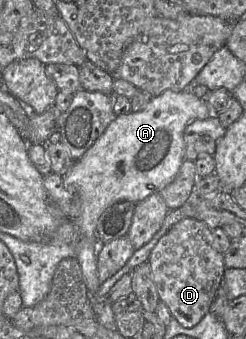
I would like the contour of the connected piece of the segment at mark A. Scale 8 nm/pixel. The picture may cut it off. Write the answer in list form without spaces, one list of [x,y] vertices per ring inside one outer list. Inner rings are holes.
[[[165,90],[163,91],[161,94],[157,95],[157,96],[153,96],[151,97],[151,99],[148,101],[148,103],[145,105],[145,107],[138,111],[138,112],[128,112],[128,113],[125,113],[125,114],[121,114],[121,115],[118,115],[115,117],[115,119],[113,121],[111,121],[111,123],[107,126],[107,128],[104,130],[104,132],[96,139],[96,141],[91,145],[91,147],[77,160],[73,161],[72,165],[70,166],[70,168],[67,170],[67,172],[65,174],[63,174],[63,182],[64,182],[64,185],[65,187],[67,188],[67,190],[70,192],[70,193],[73,193],[74,195],[76,195],[76,197],[78,198],[78,201],[79,201],[79,214],[76,218],[74,219],[68,219],[68,220],[73,220],[76,225],[78,226],[79,228],[79,238],[78,238],[78,241],[77,241],[77,245],[76,245],[76,260],[78,261],[79,265],[80,265],[80,268],[81,268],[81,271],[82,271],[82,275],[84,277],[84,281],[85,281],[85,285],[86,285],[86,288],[87,288],[87,291],[89,292],[89,295],[92,295],[94,294],[95,292],[97,292],[99,286],[100,286],[100,283],[99,283],[99,280],[98,280],[98,276],[97,276],[97,255],[99,253],[99,251],[102,249],[102,245],[103,243],[101,243],[100,241],[97,240],[97,233],[96,233],[96,226],[97,226],[97,221],[100,217],[100,215],[103,213],[103,211],[111,204],[115,203],[115,202],[118,202],[118,201],[132,201],[134,203],[137,203],[138,201],[141,201],[143,199],[145,199],[146,197],[148,197],[150,194],[154,193],[154,192],[159,192],[162,188],[164,188],[166,185],[168,185],[170,182],[172,182],[172,180],[175,178],[183,160],[184,160],[184,140],[183,140],[183,131],[185,129],[185,126],[190,122],[190,121],[193,121],[193,120],[196,120],[196,119],[206,119],[207,117],[211,116],[211,112],[210,112],[210,109],[206,103],[205,100],[203,100],[202,98],[199,98],[197,97],[196,95],[194,95],[192,92],[190,91],[187,91],[187,90],[182,90],[182,91],[173,91],[173,90]]]

